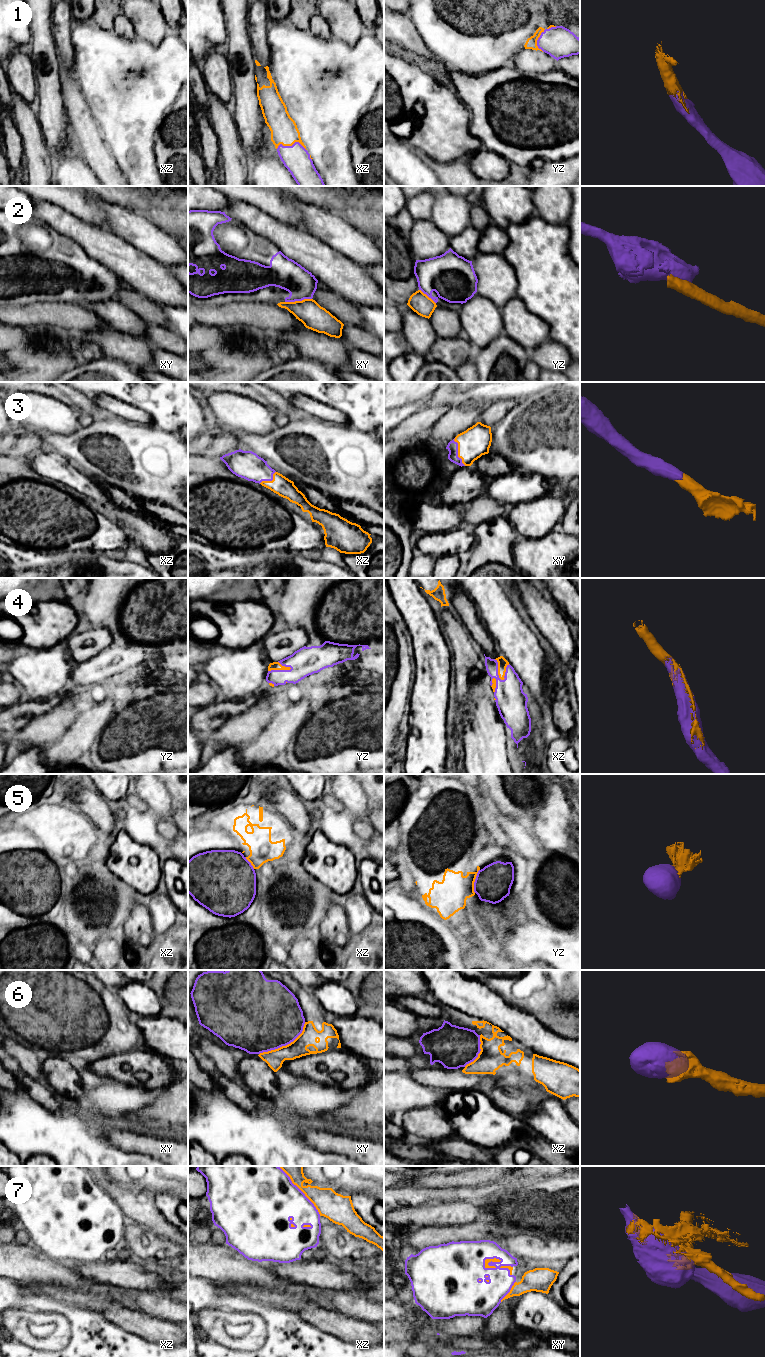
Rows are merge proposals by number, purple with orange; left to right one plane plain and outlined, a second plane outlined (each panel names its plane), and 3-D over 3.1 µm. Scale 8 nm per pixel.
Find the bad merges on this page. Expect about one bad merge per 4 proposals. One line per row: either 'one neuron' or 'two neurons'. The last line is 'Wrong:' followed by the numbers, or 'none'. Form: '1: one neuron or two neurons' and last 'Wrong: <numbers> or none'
1: one neuron
2: two neurons
3: one neuron
4: one neuron
5: two neurons
6: one neuron
7: one neuron
Wrong: 2, 5

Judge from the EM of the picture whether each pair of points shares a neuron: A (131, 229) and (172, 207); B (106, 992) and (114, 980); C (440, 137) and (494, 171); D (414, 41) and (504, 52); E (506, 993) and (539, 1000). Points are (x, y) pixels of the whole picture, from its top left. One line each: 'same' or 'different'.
A: different
B: different
C: different
D: different
E: same

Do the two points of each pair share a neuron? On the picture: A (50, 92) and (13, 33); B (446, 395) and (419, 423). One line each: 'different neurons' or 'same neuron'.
A: different neurons
B: different neurons

